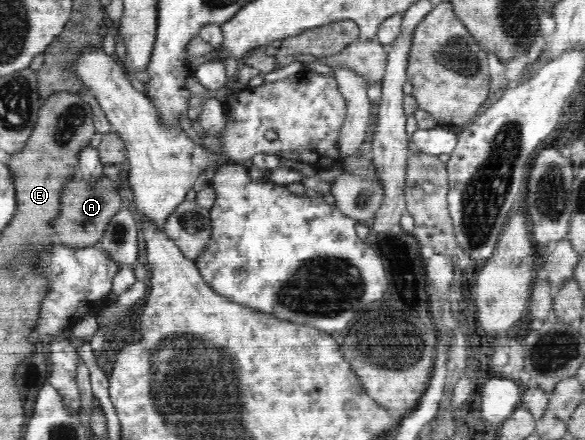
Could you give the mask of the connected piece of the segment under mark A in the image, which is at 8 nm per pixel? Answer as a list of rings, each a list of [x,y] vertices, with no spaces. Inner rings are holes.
[[[104,177],[97,182],[70,180],[65,187],[66,191],[62,191],[62,213],[53,221],[58,241],[72,249],[98,244],[110,219],[123,207],[118,185]]]

